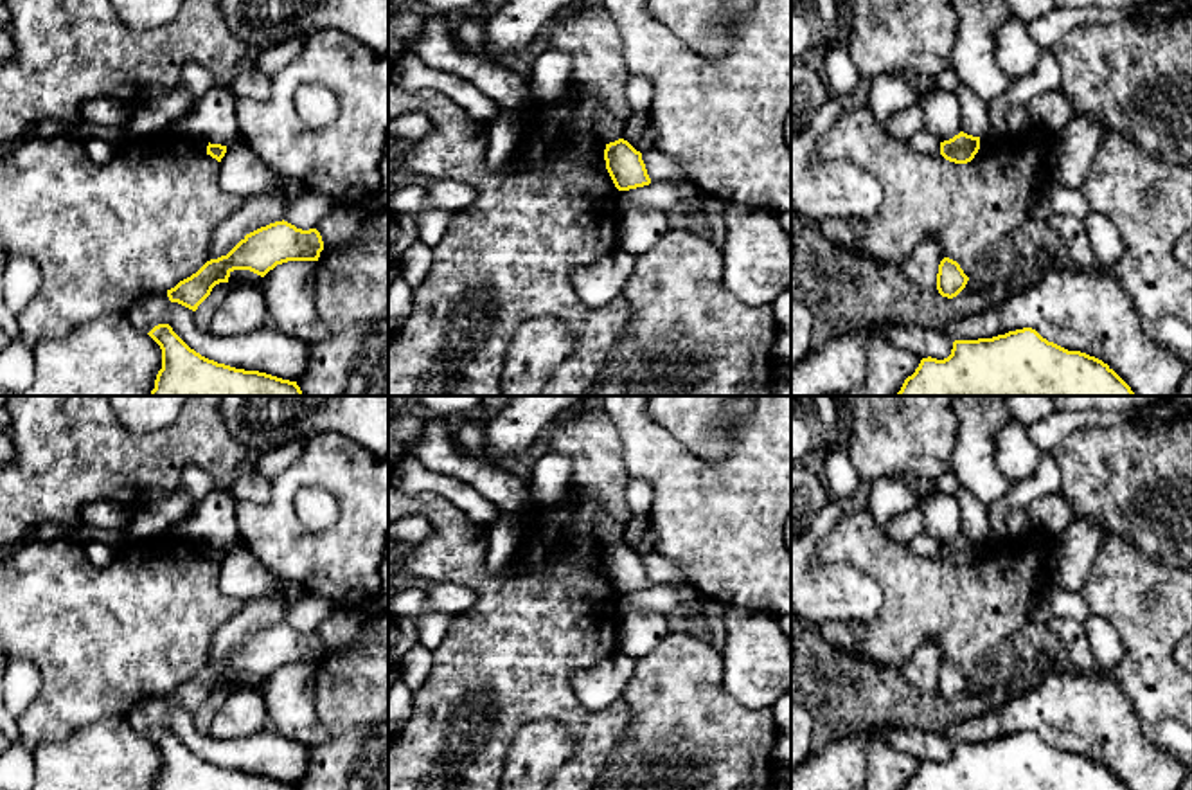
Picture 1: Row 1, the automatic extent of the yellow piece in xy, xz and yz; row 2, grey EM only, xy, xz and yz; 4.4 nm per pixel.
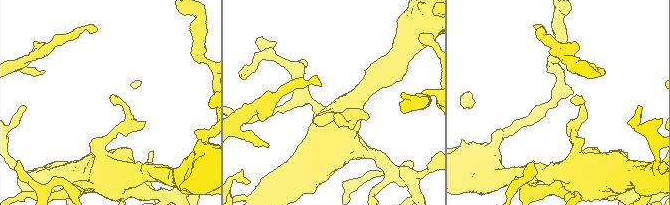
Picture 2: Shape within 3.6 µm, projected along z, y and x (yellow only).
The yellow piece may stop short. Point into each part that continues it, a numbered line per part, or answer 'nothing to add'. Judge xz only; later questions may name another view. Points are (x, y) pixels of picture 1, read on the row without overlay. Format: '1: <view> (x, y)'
nothing to add

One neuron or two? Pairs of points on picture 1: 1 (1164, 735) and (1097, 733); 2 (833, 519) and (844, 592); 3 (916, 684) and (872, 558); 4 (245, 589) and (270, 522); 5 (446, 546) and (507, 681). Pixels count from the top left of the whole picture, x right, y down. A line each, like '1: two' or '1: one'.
1: two
2: one
3: two
4: two
5: one

